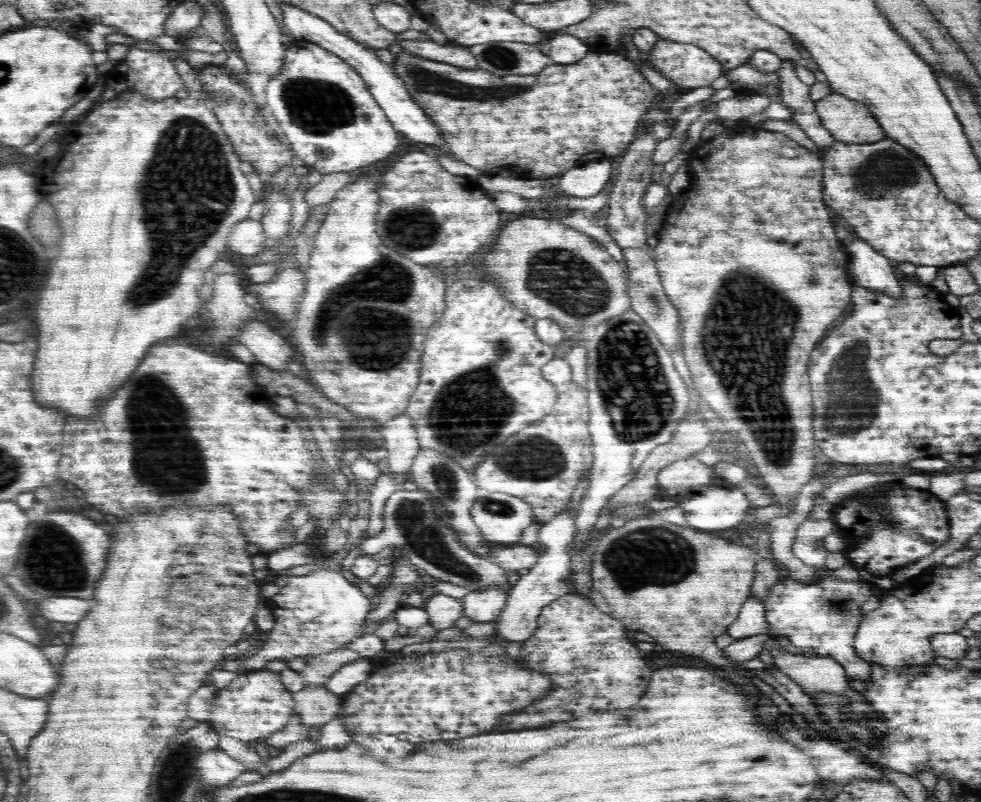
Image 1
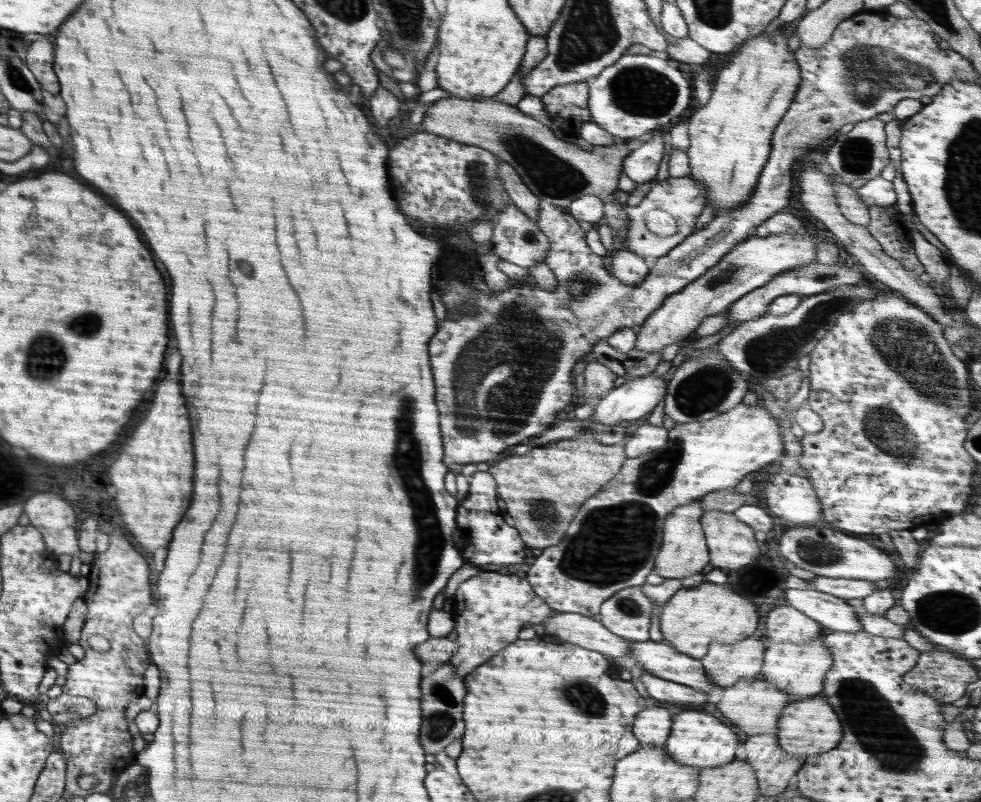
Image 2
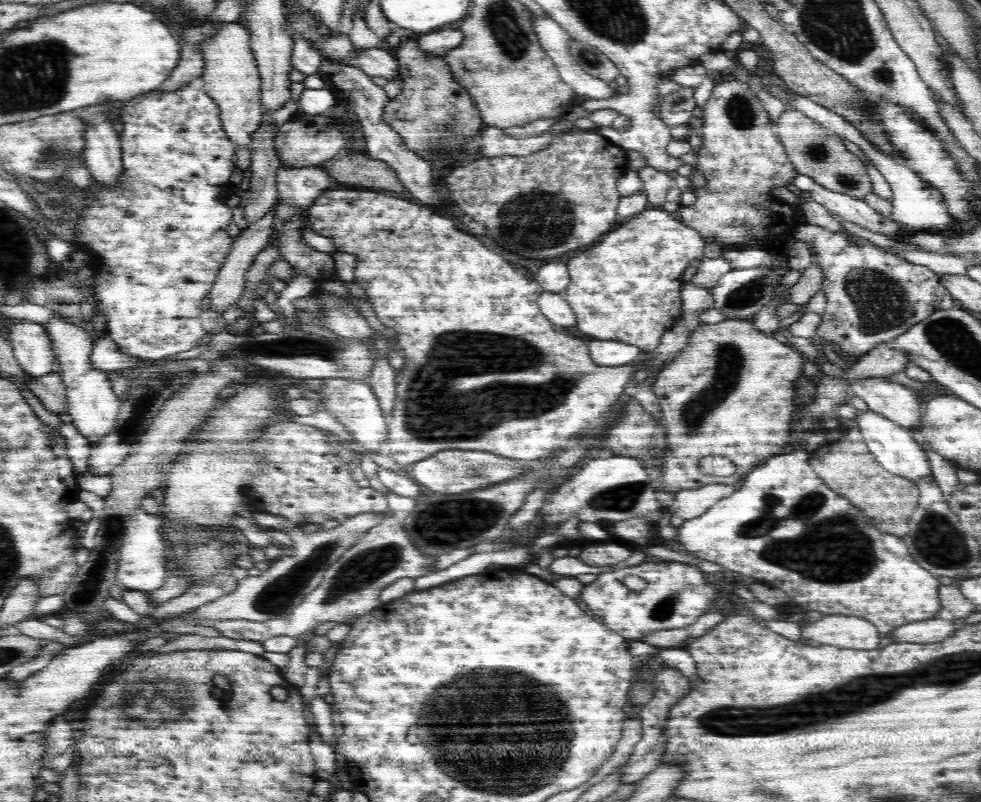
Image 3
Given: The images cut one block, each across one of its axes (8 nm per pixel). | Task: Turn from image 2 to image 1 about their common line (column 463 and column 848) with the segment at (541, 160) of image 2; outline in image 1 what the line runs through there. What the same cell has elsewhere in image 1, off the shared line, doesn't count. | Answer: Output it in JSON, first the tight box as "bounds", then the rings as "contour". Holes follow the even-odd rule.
{"bounds":[815,92,887,143],"contour":[[[831,92],[826,97],[816,101],[815,111],[820,117],[822,126],[829,130],[832,140],[845,143],[870,143],[887,138],[870,109],[865,104],[852,100],[843,94]]]}

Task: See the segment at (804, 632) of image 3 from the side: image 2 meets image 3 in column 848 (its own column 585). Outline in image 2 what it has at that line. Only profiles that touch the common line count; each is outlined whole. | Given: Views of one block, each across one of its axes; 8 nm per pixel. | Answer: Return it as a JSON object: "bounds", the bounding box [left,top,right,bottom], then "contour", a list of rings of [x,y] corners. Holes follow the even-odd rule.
{"bounds":[542,613,631,657],"contour":[[[556,613],[555,616],[548,618],[548,621],[542,622],[542,624],[545,635],[555,636],[556,641],[577,644],[588,650],[595,650],[611,657],[629,657],[631,641],[612,634],[600,621],[596,621],[592,617],[582,616],[576,613]]]}

